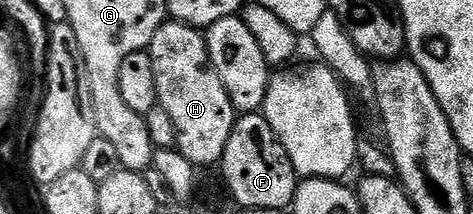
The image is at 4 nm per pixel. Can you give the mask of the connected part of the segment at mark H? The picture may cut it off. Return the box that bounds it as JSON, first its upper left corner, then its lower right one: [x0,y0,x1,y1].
[147,20,235,167]

